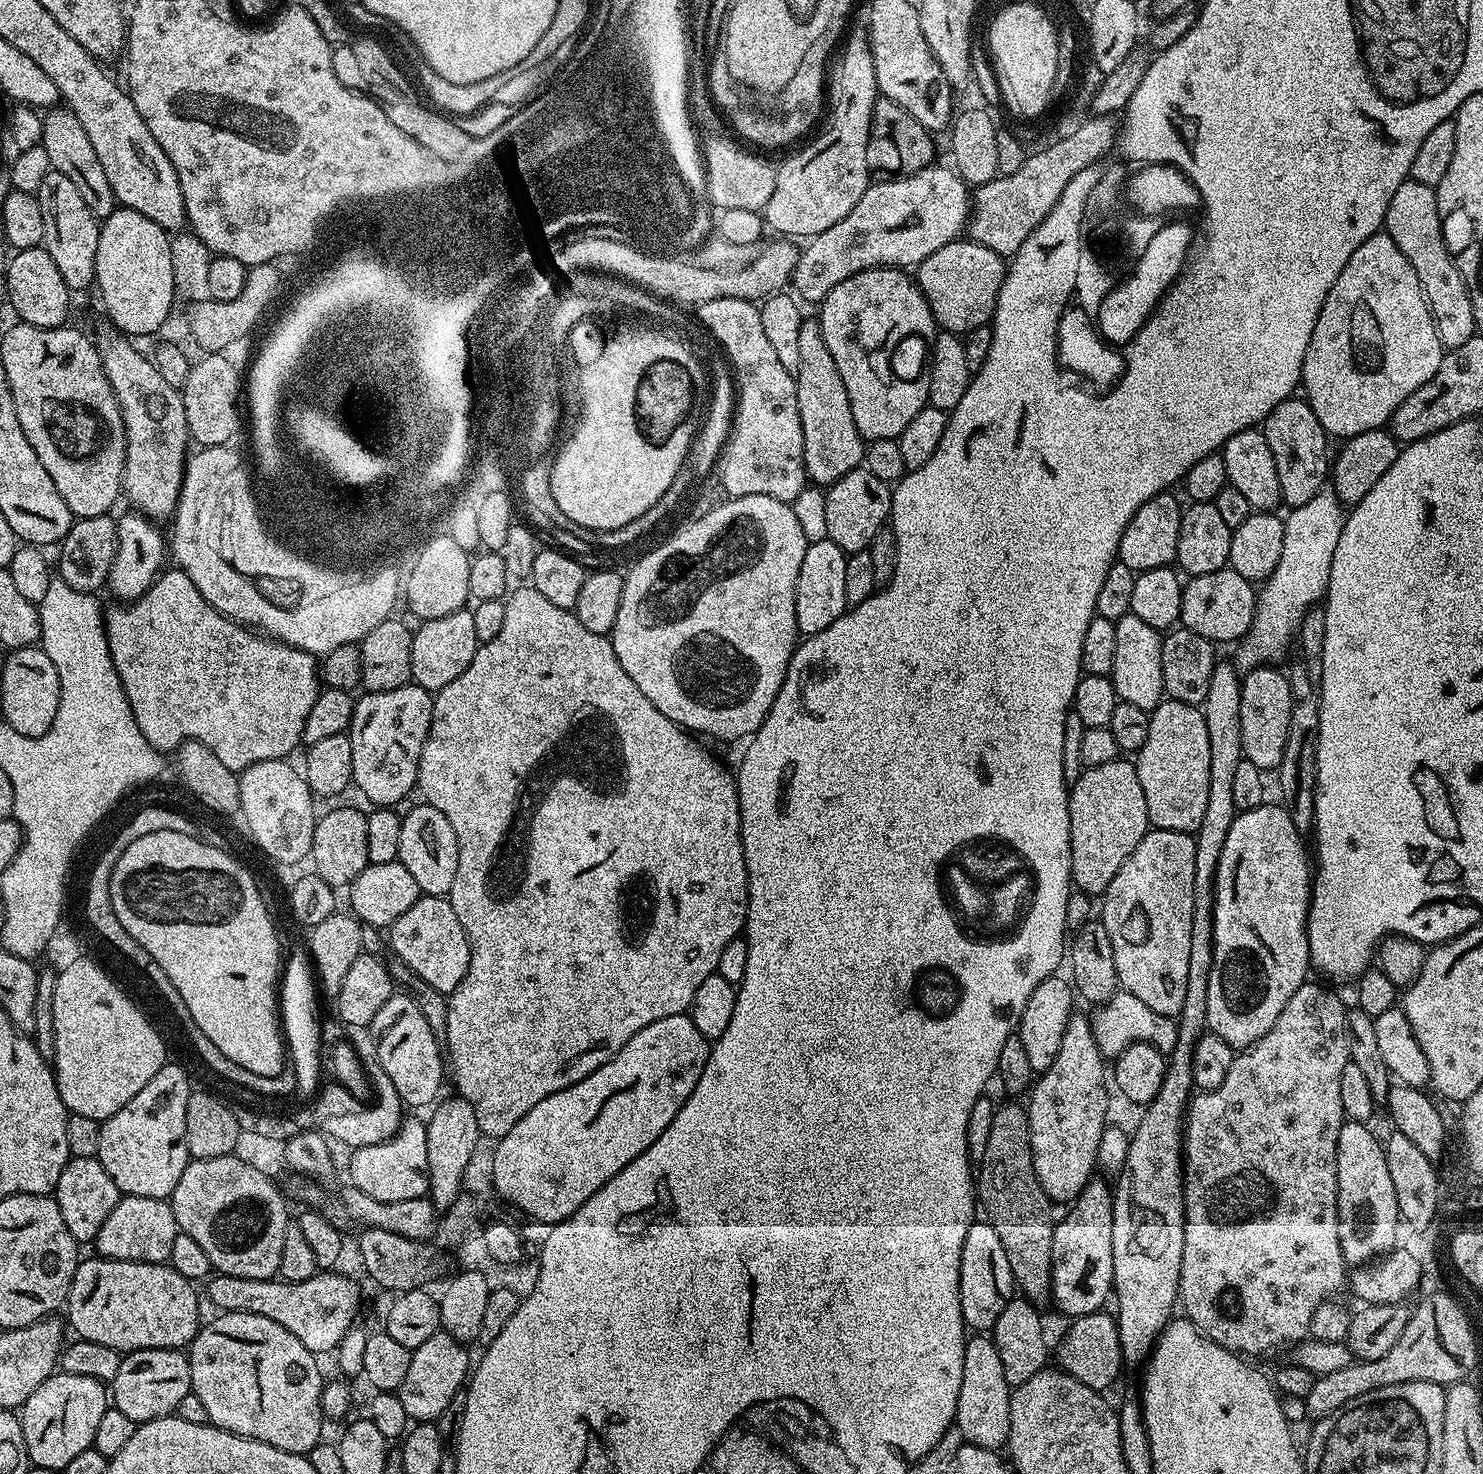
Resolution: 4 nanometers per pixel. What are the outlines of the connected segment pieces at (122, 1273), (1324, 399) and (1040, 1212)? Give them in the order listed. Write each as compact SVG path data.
M95 1258L96 1260L81 1259L76 1265L76 1273L72 1279L72 1285L68 1291L66 1301L66 1309L68 1308L68 1320L66 1324L69 1329L76 1331L75 1335L82 1340L90 1342L102 1342L102 1346L110 1346L115 1348L121 1354L129 1352L137 1352L143 1348L174 1348L183 1349L185 1346L191 1345L192 1339L202 1327L202 1319L200 1320L200 1300L196 1297L193 1281L186 1279L182 1274L178 1273L167 1263L163 1264L146 1264L142 1260L105 1260L103 1258Z
M1381 230L1366 238L1366 242L1350 254L1350 262L1342 266L1338 282L1330 286L1330 294L1326 294L1326 302L1322 302L1322 314L1318 314L1318 322L1314 322L1314 334L1310 334L1310 346L1306 346L1306 358L1300 371L1302 392L1304 388L1308 405L1329 437L1366 434L1366 430L1384 428L1391 421L1394 410L1398 410L1418 386L1434 378L1445 351L1440 345L1432 312L1424 301L1418 274L1414 274L1414 266L1410 266L1402 250L1394 246L1394 238Z
M999 1105L990 1128L986 1151L976 1174L975 1219L991 1226L1009 1259L1015 1285L1027 1299L1040 1302L1052 1286L1052 1202L1034 1174L1027 1111L1020 1105Z

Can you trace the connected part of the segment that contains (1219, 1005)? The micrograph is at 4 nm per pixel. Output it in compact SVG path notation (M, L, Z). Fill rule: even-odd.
M1265 802L1236 815L1216 867L1207 1027L1233 1050L1249 1048L1278 1022L1282 1006L1290 1002L1298 986L1306 983L1304 975L1310 972L1308 905L1314 879L1310 871L1310 852L1304 849L1305 837L1294 826L1287 808L1276 804Z

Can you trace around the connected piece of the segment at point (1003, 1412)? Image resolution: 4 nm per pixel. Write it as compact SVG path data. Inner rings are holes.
M972 1334L967 1337L962 1362L962 1390L958 1394L955 1427L959 1428L967 1443L974 1446L1000 1450L1007 1445L1010 1434L1010 1398L1012 1388L1006 1382L1006 1374L1002 1374L1002 1358L998 1358L998 1350L994 1342L984 1334Z

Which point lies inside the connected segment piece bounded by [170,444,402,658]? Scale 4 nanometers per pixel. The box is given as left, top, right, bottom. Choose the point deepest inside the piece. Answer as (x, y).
(317, 628)

